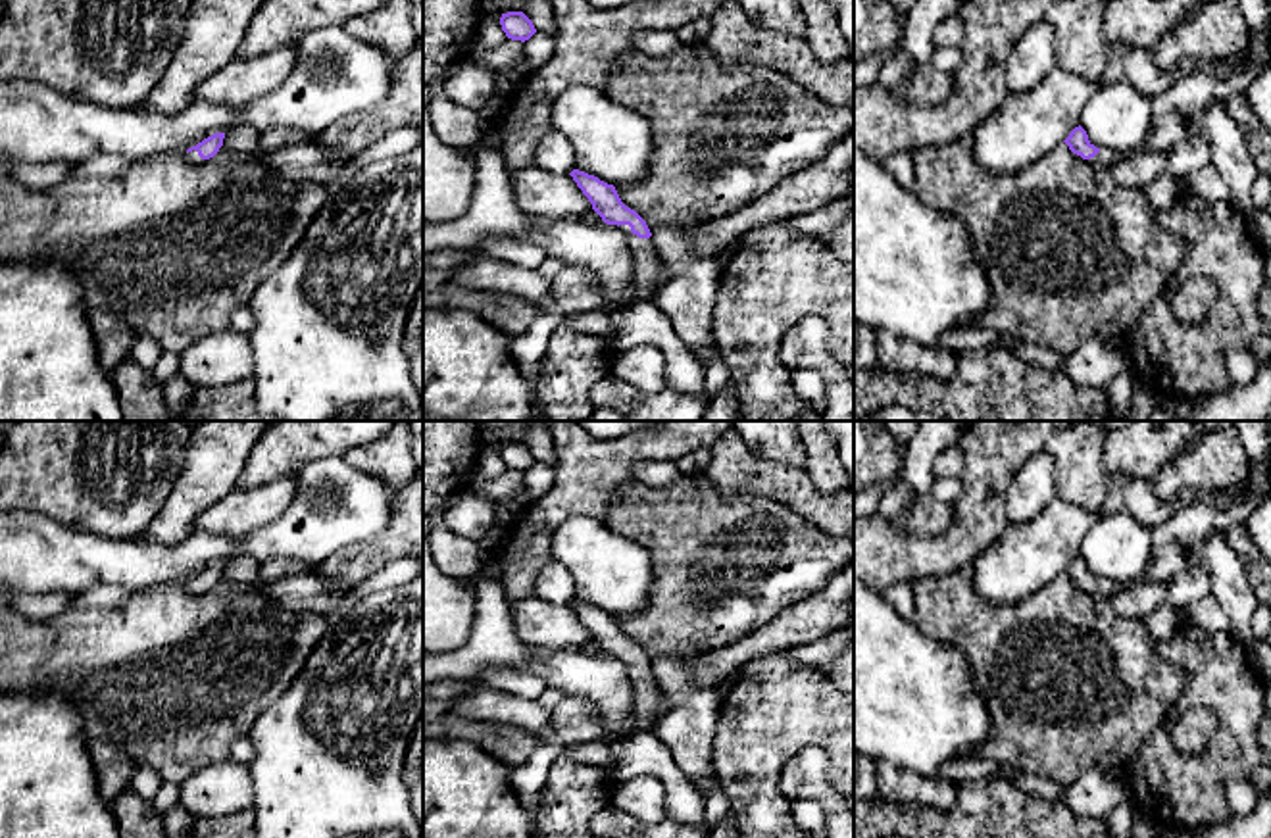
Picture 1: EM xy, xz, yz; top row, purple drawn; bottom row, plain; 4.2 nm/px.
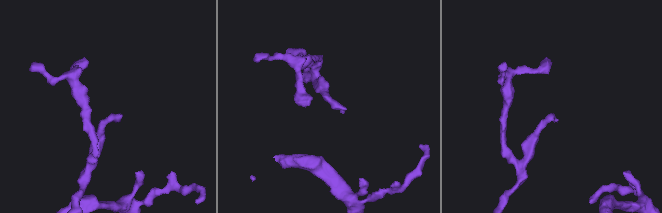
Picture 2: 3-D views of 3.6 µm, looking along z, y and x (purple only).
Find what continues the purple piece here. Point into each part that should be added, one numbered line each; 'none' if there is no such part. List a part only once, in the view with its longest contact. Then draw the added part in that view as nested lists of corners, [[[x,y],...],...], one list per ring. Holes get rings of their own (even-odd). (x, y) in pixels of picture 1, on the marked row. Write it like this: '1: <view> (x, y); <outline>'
1: xz (647, 273); [[[619,225],[629,234],[629,244],[635,254],[635,302],[654,300],[661,283],[661,265],[652,238],[638,238],[629,225]]]

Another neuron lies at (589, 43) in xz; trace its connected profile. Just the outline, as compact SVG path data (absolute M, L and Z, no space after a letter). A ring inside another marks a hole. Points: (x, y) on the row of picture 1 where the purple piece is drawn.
M552 0L558 21L554 58L521 81L500 111L500 152L508 171L535 163L538 140L552 129L556 98L571 85L604 88L631 38L640 31L675 31L711 17L727 0L633 0L600 10L586 0Z

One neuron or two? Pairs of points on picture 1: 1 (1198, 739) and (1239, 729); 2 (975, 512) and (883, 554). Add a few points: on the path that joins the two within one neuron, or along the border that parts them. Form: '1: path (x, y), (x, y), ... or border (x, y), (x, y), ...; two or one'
1: border (1210, 708), (1212, 742), (1181, 754); two
2: path (956, 535), (937, 554), (906, 554); one

